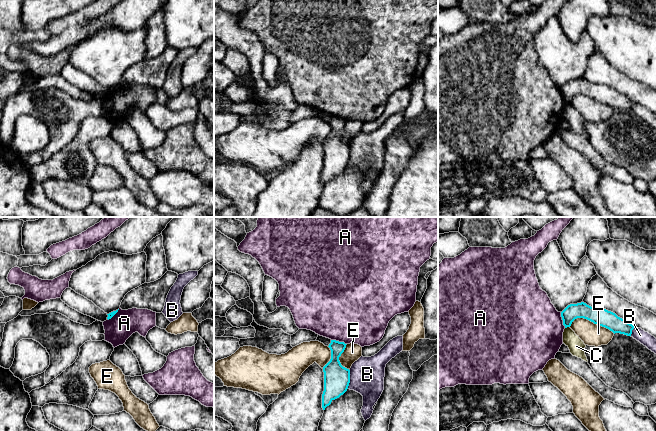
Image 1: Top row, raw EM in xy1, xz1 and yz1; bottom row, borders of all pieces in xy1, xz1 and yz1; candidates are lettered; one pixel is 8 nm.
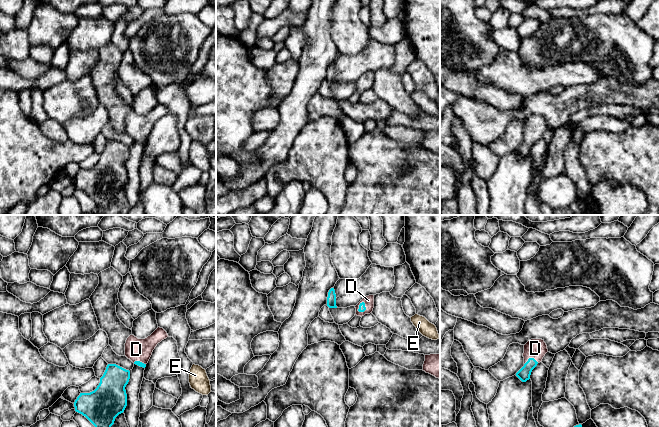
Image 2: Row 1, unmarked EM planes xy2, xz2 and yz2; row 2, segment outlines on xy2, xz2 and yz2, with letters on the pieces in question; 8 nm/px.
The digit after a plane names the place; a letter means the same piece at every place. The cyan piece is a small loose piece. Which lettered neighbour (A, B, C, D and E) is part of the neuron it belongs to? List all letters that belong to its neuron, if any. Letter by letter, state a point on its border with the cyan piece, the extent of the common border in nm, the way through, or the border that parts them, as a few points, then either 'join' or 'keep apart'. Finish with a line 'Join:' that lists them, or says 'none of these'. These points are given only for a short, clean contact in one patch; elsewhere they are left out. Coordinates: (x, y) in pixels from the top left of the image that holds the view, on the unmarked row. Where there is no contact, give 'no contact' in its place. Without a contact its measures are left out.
A: meets cyan in xz1 at (338, 117); contact 130 nm long; border along xz1 (331, 115), (343, 117), (346, 120); keep apart
B: meets cyan in xz1 at (349, 155); contact 150 nm long; keep apart
C: meets cyan in yz1 at (567, 102); contact 40 nm long; border along yz1 (569, 102), (565, 104); keep apart
D: meets cyan in yz2 at (530, 134); contact 120 nm long; runs through yz2 (523, 150), (530, 139), (530, 134), (535, 124); join
E: meets cyan in yz1 at (591, 97); contact 380 nm long; keep apart
Join: D

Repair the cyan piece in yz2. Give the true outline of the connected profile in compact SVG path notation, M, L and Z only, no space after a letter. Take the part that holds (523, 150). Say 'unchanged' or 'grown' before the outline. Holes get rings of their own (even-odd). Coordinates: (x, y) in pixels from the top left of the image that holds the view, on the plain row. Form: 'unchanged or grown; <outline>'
grown; M531 115L524 121L524 142L516 149L516 152L526 158L530 155L532 146L540 139L548 128L547 121L542 115Z

